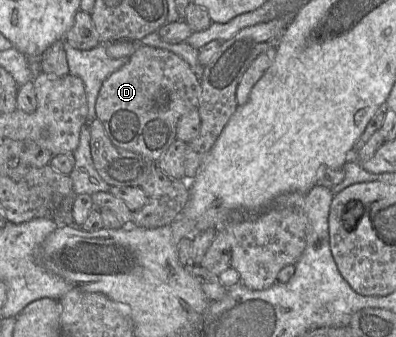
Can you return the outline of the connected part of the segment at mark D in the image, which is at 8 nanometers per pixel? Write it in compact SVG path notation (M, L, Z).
M138 44L138 48L134 54L129 57L128 62L123 67L112 73L103 82L96 101L96 116L103 124L105 132L113 145L137 153L145 158L152 160L153 162L157 162L167 152L170 145L177 139L176 126L178 120L190 110L194 108L198 109L200 94L200 80L197 78L190 65L183 58L166 49Z

